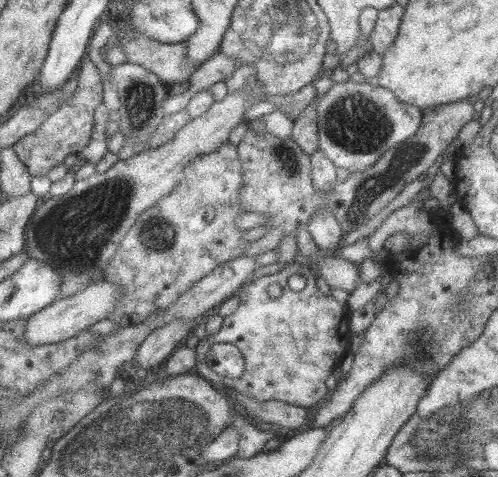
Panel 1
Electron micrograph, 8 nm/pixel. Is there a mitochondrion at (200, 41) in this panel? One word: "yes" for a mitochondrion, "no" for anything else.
no

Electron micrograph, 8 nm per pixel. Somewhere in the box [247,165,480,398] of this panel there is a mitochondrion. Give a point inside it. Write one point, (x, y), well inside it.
(417, 350)

